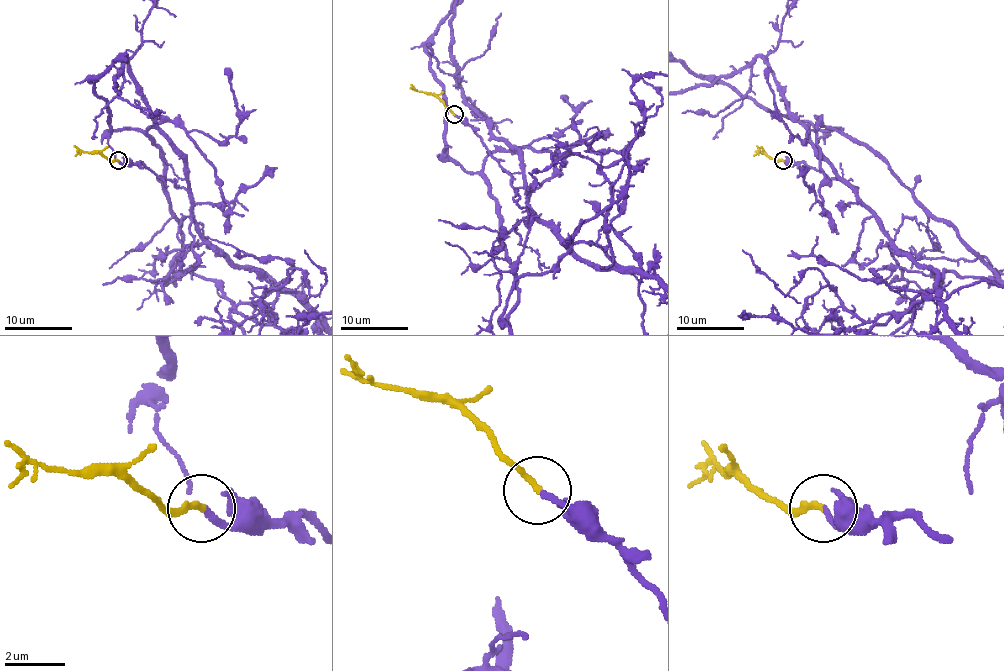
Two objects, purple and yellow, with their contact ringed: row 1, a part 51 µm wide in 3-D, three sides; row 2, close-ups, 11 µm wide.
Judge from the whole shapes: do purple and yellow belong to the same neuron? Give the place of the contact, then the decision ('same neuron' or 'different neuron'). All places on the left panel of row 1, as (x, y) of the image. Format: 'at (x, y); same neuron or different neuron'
at (118, 160); same neuron

